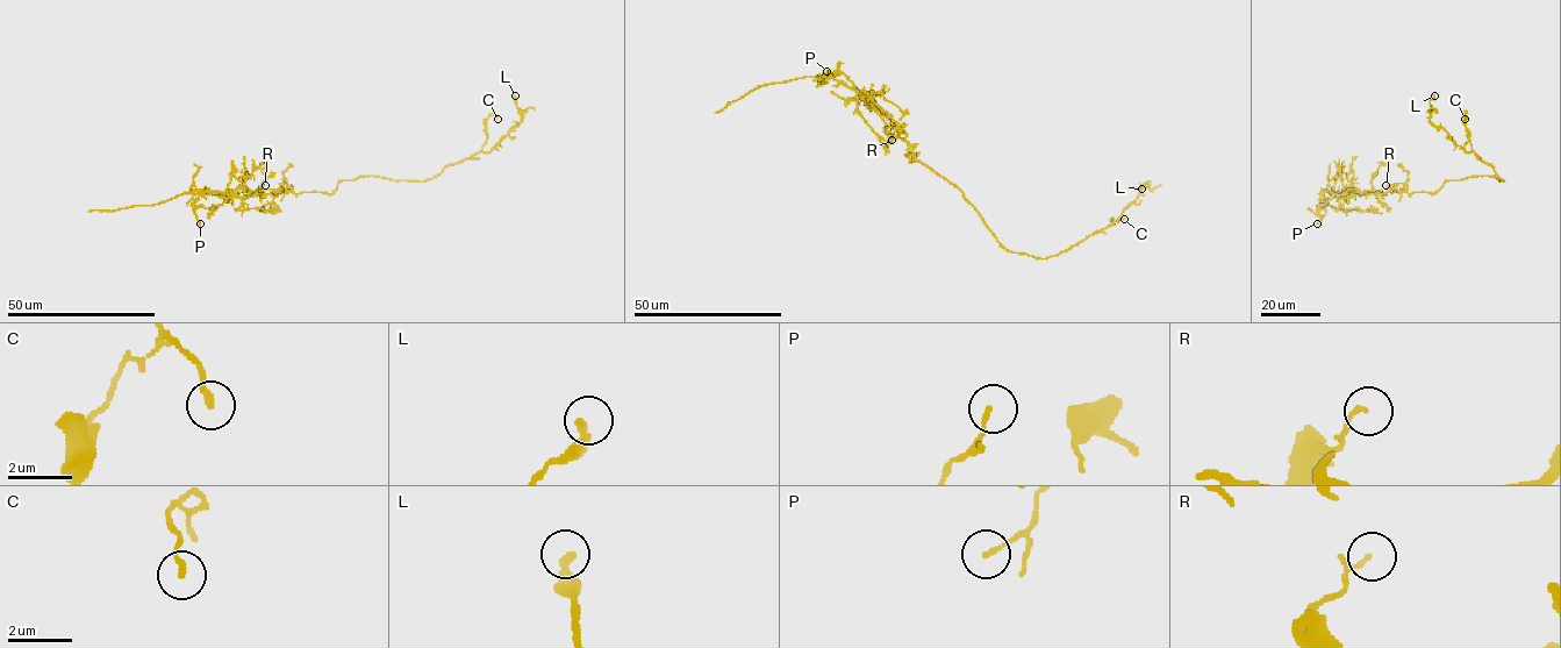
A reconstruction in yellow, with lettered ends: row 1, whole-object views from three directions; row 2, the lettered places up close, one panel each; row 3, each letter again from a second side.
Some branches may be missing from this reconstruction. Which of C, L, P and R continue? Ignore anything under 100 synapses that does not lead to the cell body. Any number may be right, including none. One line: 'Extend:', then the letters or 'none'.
Extend: none

